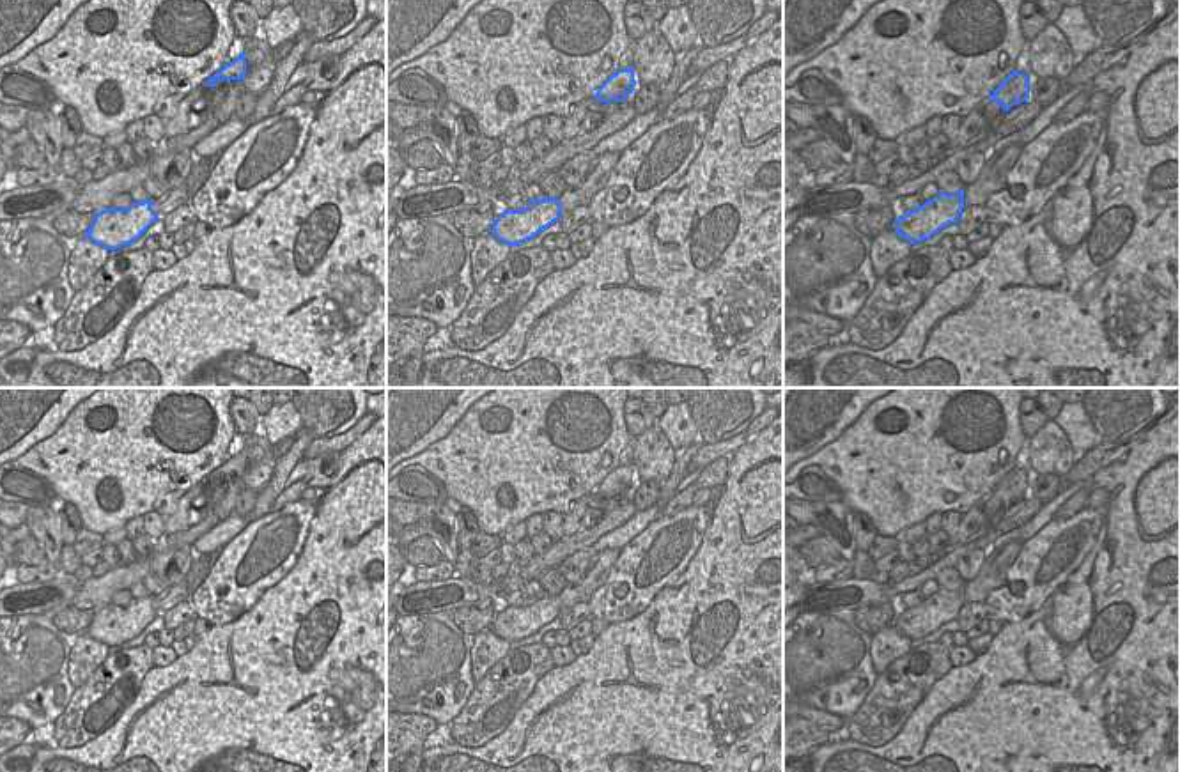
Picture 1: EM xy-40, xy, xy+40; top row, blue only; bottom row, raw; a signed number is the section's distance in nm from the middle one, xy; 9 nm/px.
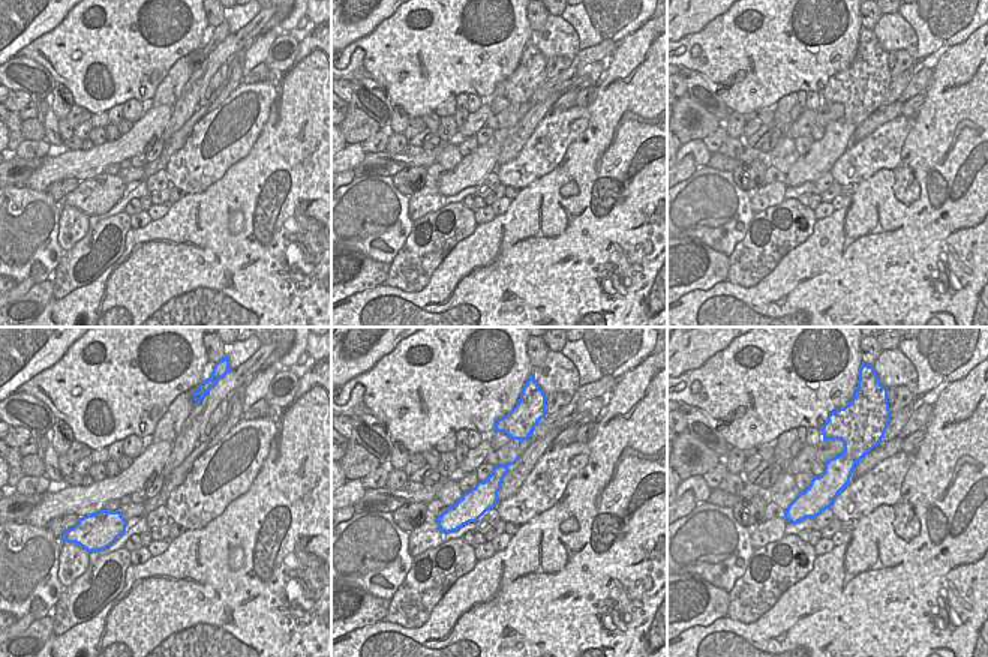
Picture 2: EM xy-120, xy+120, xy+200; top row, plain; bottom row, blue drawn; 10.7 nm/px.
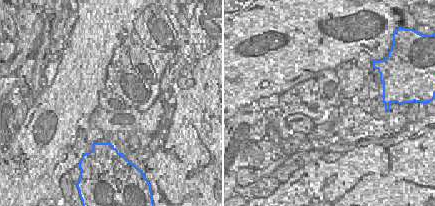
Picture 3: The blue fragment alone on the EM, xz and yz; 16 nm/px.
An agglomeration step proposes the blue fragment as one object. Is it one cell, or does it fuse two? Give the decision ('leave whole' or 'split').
split

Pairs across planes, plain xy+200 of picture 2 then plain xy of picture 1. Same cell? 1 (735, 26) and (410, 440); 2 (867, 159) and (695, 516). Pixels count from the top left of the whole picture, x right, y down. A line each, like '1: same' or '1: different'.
1: different
2: same

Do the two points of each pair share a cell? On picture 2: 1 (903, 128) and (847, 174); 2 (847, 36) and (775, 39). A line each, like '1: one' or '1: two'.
1: one
2: one

